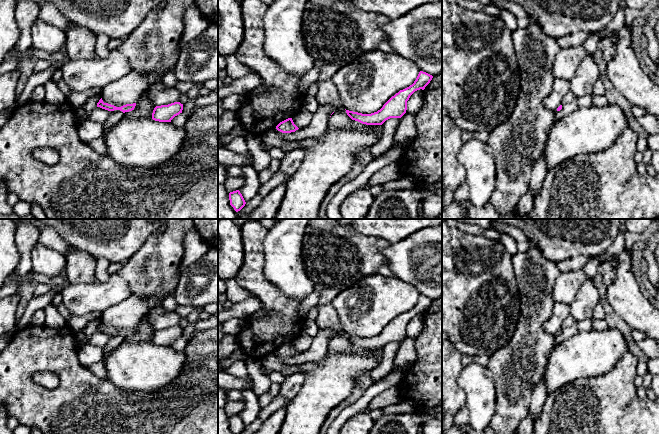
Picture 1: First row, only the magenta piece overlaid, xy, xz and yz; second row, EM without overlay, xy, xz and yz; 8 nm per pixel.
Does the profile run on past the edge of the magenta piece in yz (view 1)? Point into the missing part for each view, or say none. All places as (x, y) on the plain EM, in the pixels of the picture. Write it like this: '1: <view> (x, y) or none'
1: none

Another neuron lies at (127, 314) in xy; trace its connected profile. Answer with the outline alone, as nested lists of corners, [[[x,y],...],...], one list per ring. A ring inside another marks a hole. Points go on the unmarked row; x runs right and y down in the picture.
[[[131,294],[121,303],[109,307],[102,313],[102,324],[104,327],[121,331],[126,328],[136,327],[143,316],[155,305],[152,296],[138,296]]]

